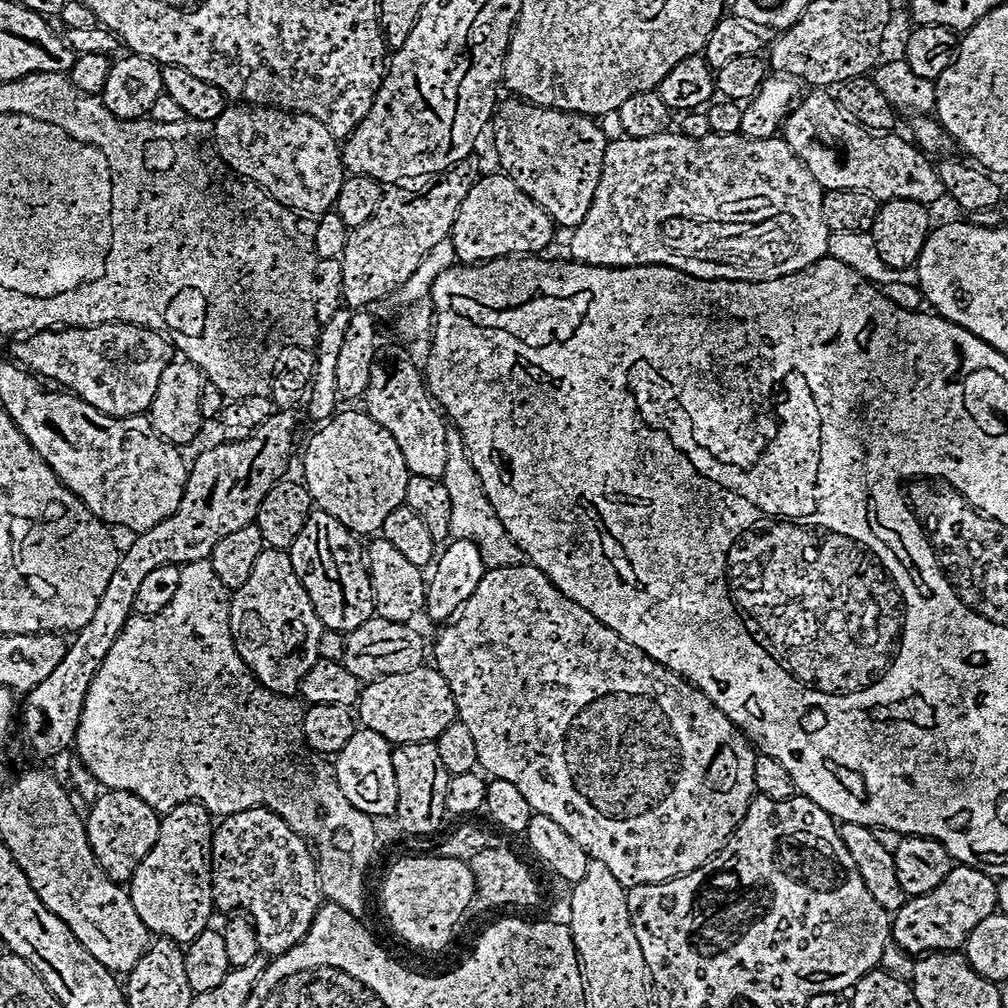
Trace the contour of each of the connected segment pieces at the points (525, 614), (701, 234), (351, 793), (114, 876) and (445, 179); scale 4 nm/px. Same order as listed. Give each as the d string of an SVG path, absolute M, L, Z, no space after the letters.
M527 562L506 566L505 568L487 569L482 582L478 582L478 590L474 590L474 594L470 594L470 598L464 603L464 607L460 609L455 619L445 623L441 628L444 629L441 630L440 637L436 640L434 667L442 674L442 678L446 678L446 682L456 699L457 717L470 729L470 734L474 737L474 743L478 746L479 767L489 777L505 780L506 782L514 782L514 786L518 786L519 792L526 797L526 802L530 802L533 812L541 812L550 818L554 818L554 822L558 822L558 826L562 826L562 830L566 830L566 834L570 834L570 838L574 838L574 842L578 842L578 846L582 846L582 850L586 850L592 860L602 862L602 866L606 866L606 870L610 870L610 874L614 874L614 878L618 878L618 882L623 884L625 889L630 889L636 884L657 884L663 880L686 874L690 870L702 866L712 856L715 856L723 848L726 841L732 837L733 830L739 826L740 820L746 814L748 804L756 792L756 787L754 786L754 762L756 761L757 753L754 751L748 737L736 727L736 723L730 718L726 718L726 714L722 714L722 710L718 710L715 702L701 688L697 688L696 685L679 676L677 672L672 672L666 666L662 666L654 658L650 658L645 652L638 650L638 646L634 646L630 642L626 642L618 634L614 634L614 630L610 630L610 626L602 626L602 622L598 622L598 618L594 618L594 614L590 614L590 610L586 610L583 606L578 606L578 602L566 598L566 594L562 594L562 590L558 590L558 586L554 586L554 582L550 582L550 578L545 572L538 570L534 565Z
M669 130L651 136L650 138L615 138L609 139L606 150L604 151L604 161L602 162L602 174L598 178L598 190L594 190L594 202L590 206L590 210L586 210L586 218L582 218L582 222L576 228L571 229L568 240L567 255L575 260L578 264L589 264L590 266L602 266L603 268L633 268L639 264L661 264L667 268L673 268L679 272L685 272L691 276L697 276L700 280L773 280L779 276L789 276L795 272L800 272L804 268L811 268L812 265L823 260L825 256L829 255L830 248L828 248L828 239L830 233L826 222L822 218L822 198L824 197L825 189L821 188L820 183L814 178L814 174L810 174L808 165L801 162L796 153L796 148L793 147L787 139L781 138L779 135L771 136L770 138L762 138L755 140L754 138L746 138L739 134L726 134L721 136L719 134L710 134L706 138L690 138L689 136L681 136L679 131Z
M360 726L357 727L354 738L350 738L350 742L346 742L346 746L342 746L342 750L335 753L334 756L336 777L338 778L338 786L342 786L342 794L346 794L346 798L350 798L350 802L353 806L358 806L358 810L362 810L367 816L373 818L379 818L379 816L392 818L396 815L398 782L394 782L392 750L393 745L389 744L386 738L382 738L382 734Z
M109 788L101 791L87 809L84 829L90 842L90 850L110 879L117 882L131 881L134 870L150 854L150 846L158 842L158 826L161 813L156 812L138 794Z
M472 158L462 160L456 167L433 176L385 187L378 210L374 210L362 226L349 231L346 250L338 261L340 292L347 307L364 310L372 306L368 304L388 300L417 269L422 258L439 241L451 237L454 218L458 218L458 210L466 194L470 194L470 186L474 186L482 172L474 161Z

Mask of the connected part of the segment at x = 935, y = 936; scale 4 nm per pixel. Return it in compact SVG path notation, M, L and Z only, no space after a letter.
M956 864L934 890L905 899L904 905L891 917L891 939L904 952L950 952L959 949L970 930L995 911L996 880L969 864Z

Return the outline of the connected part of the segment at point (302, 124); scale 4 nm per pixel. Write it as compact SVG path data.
M226 106L211 125L210 136L213 141L216 139L215 155L227 167L229 164L232 167L229 169L235 175L263 188L283 208L316 218L335 205L338 190L342 190L346 175L344 158L338 137L330 134L330 130L326 130L318 118L301 112L285 112L283 108L271 106Z

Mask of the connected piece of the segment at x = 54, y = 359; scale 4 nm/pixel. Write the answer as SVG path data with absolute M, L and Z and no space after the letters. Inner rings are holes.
M117 322L92 324L89 328L53 327L51 330L33 331L17 340L20 341L13 346L11 355L23 367L63 391L73 392L78 398L90 402L94 410L102 410L102 414L107 416L138 416L147 413L154 398L154 390L158 390L158 378L162 378L162 370L166 370L170 359L169 341L157 329L141 324Z

